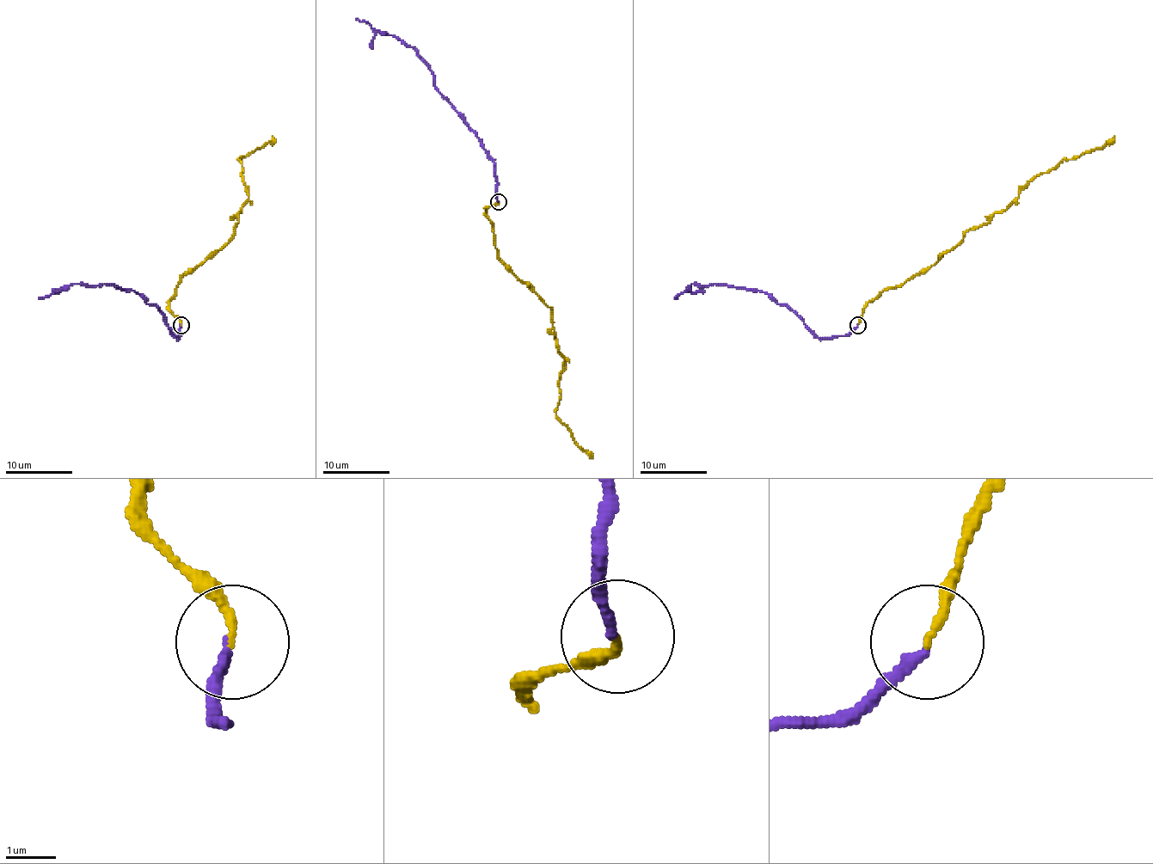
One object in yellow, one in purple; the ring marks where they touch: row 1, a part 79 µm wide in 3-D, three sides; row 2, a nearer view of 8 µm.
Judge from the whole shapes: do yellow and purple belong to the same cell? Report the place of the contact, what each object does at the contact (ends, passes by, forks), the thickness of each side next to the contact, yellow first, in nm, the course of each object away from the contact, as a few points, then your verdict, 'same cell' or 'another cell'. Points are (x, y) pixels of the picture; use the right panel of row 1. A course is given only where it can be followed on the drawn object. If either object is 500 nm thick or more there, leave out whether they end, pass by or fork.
place (857, 325); yellow ends; purple ends; calibres 160 and 180 nm; course yellow (857, 326), (869, 300), (924, 273), (965, 233), (1002, 213), (1037, 176), (1064, 159), (1100, 149), (1114, 136); course purple (857, 326), (843, 335), (818, 337), (788, 309), (776, 303), (766, 293), (741, 287), (691, 284), (674, 298); same cell

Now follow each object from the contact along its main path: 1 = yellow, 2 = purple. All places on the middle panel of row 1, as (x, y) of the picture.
1: (499, 201), (487, 208), (495, 245), (502, 261), (550, 309), (555, 346), (566, 361), (555, 416), (589, 458)
2: (497, 201), (493, 162), (475, 132), (435, 85), (435, 75), (423, 58), (411, 46), (356, 18)

